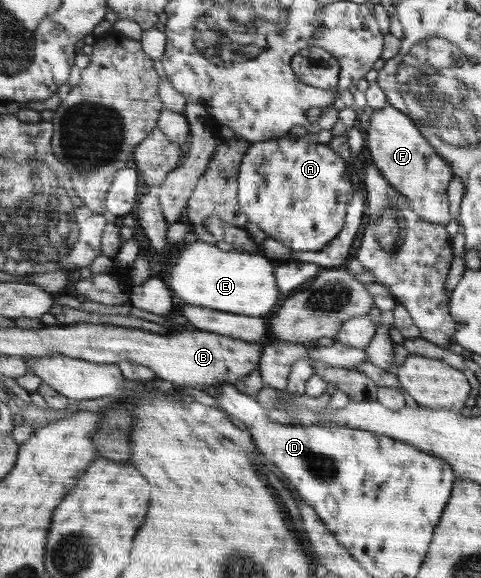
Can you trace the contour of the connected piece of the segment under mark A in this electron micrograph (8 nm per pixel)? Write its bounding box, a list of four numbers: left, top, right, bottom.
[237,136,353,251]

